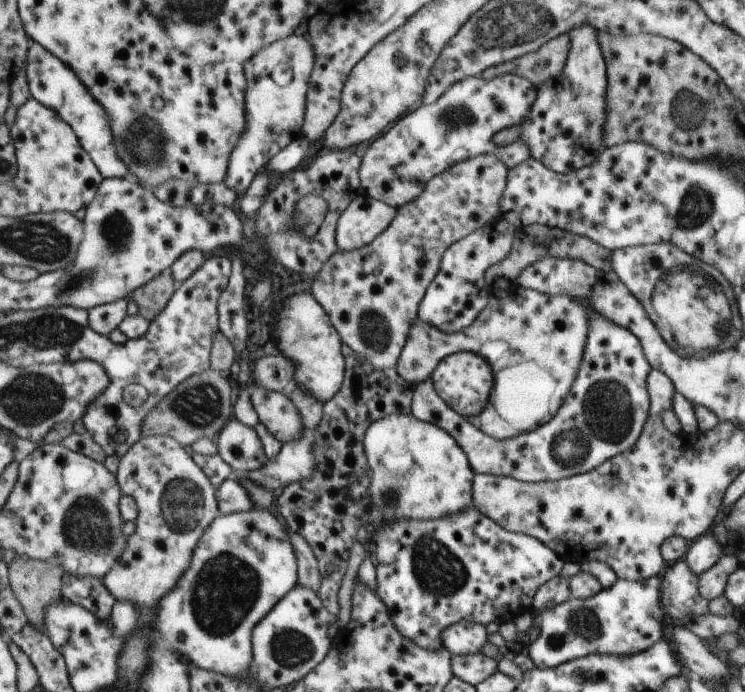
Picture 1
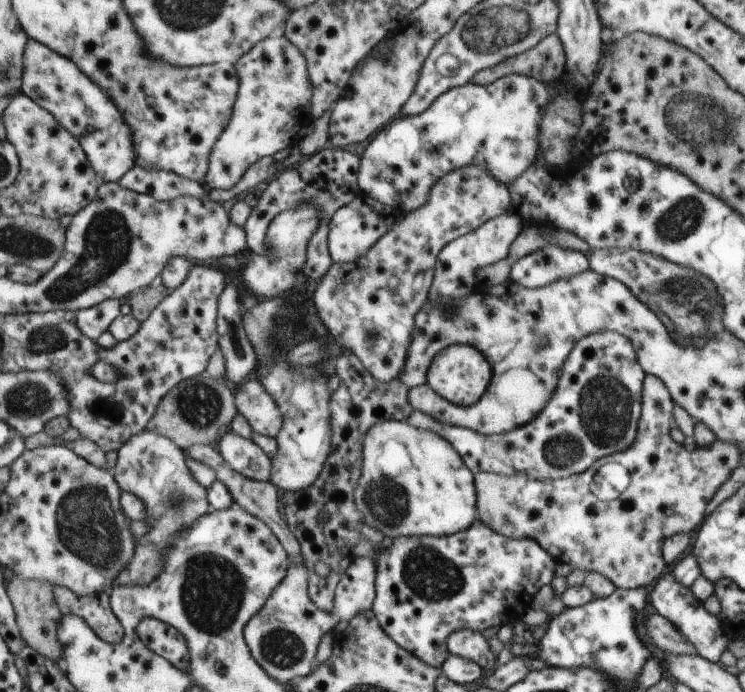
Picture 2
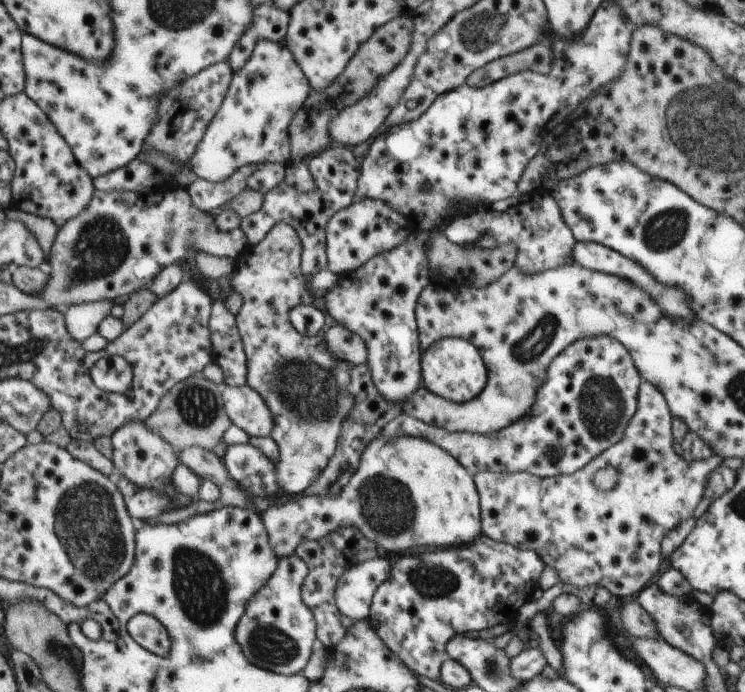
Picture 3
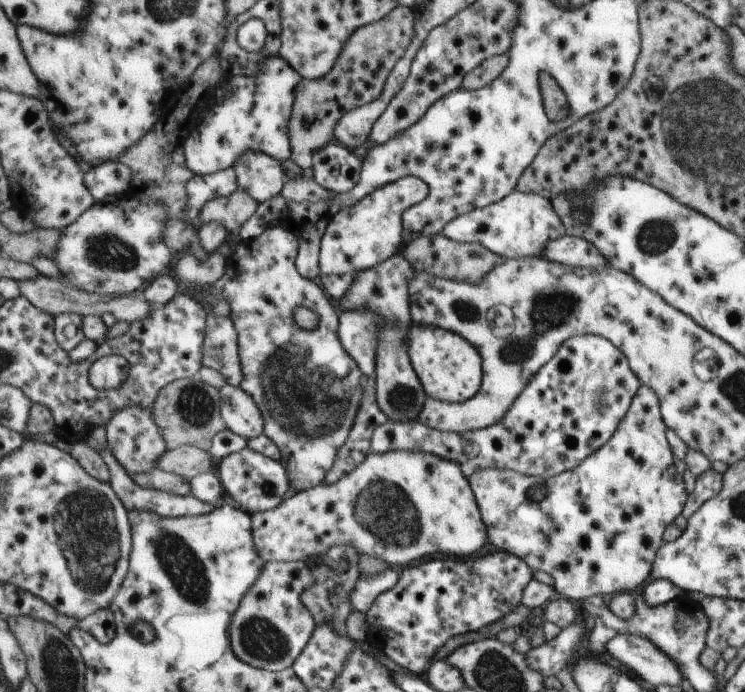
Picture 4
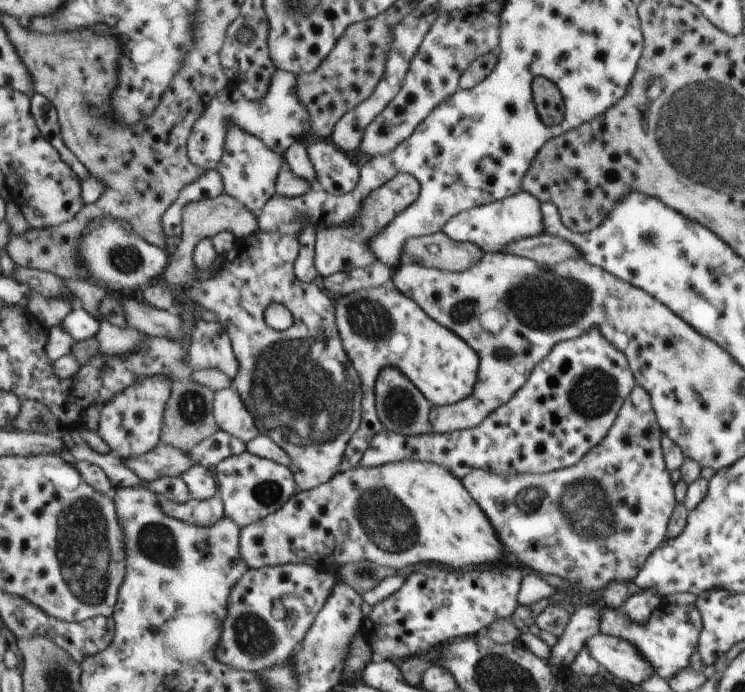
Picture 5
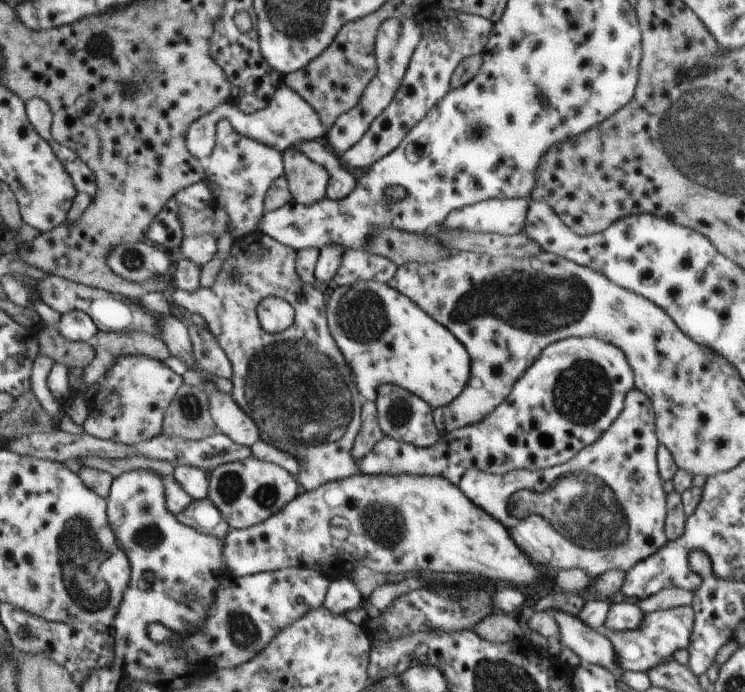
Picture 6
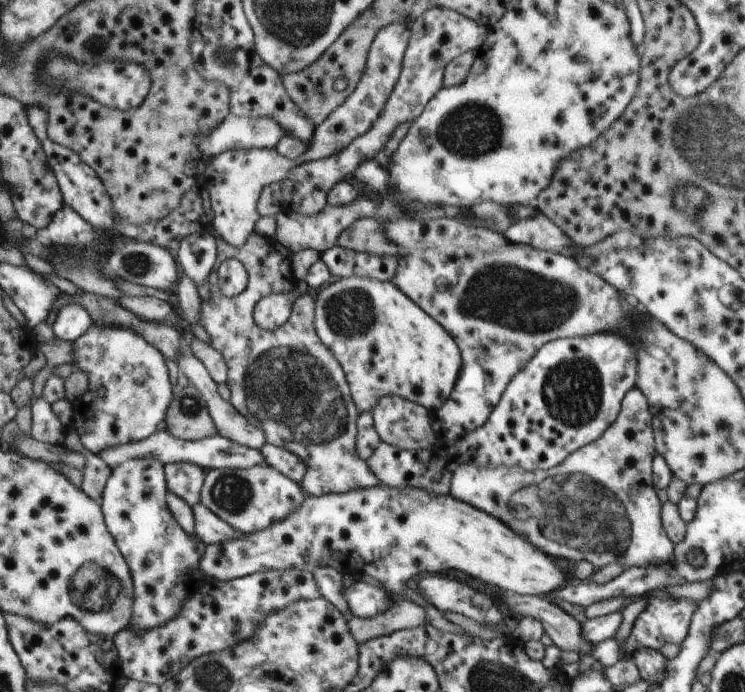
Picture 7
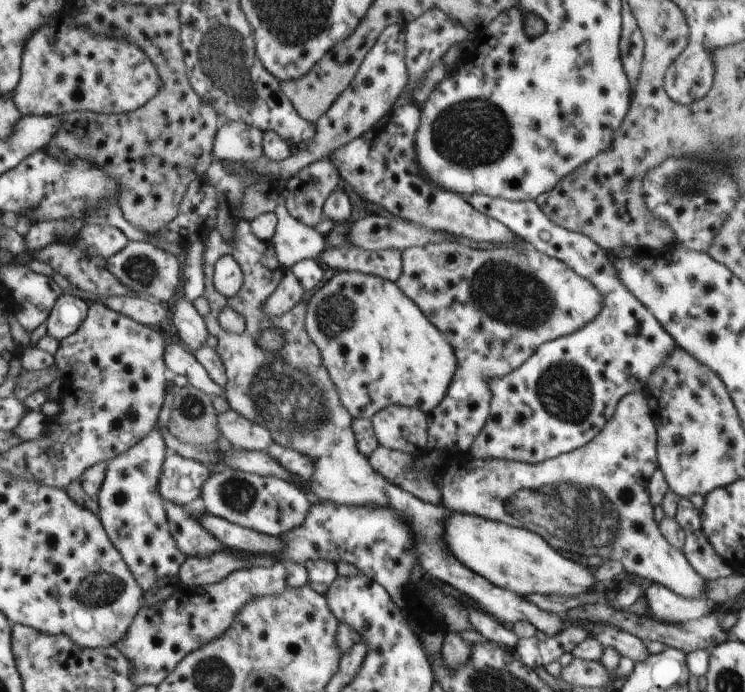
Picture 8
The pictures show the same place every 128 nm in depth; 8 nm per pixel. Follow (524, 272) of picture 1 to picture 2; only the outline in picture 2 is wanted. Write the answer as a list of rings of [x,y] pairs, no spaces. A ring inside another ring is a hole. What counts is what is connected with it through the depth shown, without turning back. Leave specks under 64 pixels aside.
[[[555,243],[543,246],[513,263],[509,280],[519,286],[543,288],[559,278],[577,276],[589,270],[589,263],[581,252],[559,248]]]

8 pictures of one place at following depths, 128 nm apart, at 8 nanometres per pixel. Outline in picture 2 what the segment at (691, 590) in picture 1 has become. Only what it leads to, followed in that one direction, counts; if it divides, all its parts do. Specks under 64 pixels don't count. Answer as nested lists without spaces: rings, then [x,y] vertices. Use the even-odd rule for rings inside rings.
[[[666,574],[665,577],[659,578],[655,586],[649,589],[648,610],[662,616],[669,624],[673,624],[673,628],[685,640],[691,642],[695,648],[695,655],[715,663],[726,649],[727,638],[723,634],[720,619],[705,610],[703,603],[693,596],[690,586],[681,586],[681,582],[675,582],[673,574]]]

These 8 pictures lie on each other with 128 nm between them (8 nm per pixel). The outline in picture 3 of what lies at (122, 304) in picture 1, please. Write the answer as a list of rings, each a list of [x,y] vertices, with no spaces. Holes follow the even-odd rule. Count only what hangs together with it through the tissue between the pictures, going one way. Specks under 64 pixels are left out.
[[[105,299],[71,306],[64,311],[69,334],[75,340],[85,342],[93,334],[99,333],[101,322],[109,316],[111,307],[117,302]]]

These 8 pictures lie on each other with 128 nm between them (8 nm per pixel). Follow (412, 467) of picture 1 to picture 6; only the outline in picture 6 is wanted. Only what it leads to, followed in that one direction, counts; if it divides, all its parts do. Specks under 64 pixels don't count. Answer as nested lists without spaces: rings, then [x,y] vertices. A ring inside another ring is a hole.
[[[353,474],[333,482],[325,482],[319,489],[303,491],[291,498],[279,513],[258,525],[245,529],[228,529],[223,542],[223,564],[233,577],[249,576],[263,571],[289,567],[317,570],[330,580],[340,578],[348,567],[365,565],[373,572],[409,574],[409,572],[437,572],[437,574],[469,574],[513,586],[534,587],[543,572],[515,546],[506,527],[492,519],[482,507],[471,502],[447,478],[429,474]]]

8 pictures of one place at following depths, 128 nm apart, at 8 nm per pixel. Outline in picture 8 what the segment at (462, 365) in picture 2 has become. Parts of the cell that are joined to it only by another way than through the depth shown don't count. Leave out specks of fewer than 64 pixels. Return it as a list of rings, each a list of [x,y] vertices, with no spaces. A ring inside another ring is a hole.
[[[336,271],[323,286],[318,286],[313,292],[308,293],[306,302],[306,318],[303,323],[303,328],[305,328],[307,334],[310,336],[311,342],[318,347],[319,356],[323,358],[323,368],[327,370],[327,376],[331,378],[335,390],[338,391],[339,399],[342,400],[342,405],[346,407],[352,420],[370,419],[378,410],[395,404],[397,406],[417,407],[424,413],[430,413],[442,401],[447,386],[451,382],[451,377],[455,372],[455,364],[457,364],[455,354],[453,354],[453,348],[447,344],[447,340],[443,338],[443,334],[423,316],[419,307],[403,294],[399,286],[391,284],[390,281],[383,280],[378,276],[371,276],[354,271]]]

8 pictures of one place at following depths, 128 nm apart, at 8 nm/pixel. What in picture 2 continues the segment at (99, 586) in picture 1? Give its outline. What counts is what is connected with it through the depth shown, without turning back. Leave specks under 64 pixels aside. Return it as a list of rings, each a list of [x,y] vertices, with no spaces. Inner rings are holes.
[[[56,585],[53,592],[64,616],[75,614],[85,618],[87,624],[106,642],[119,644],[123,640],[125,629],[111,606],[111,591],[103,590],[81,598],[67,586]]]

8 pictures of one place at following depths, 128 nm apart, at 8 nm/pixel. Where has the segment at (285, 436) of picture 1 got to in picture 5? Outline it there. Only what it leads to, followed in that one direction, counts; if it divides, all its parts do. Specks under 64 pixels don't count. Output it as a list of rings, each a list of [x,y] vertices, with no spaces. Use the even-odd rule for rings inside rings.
[[[233,386],[215,391],[214,420],[219,428],[246,443],[259,435],[255,418]]]

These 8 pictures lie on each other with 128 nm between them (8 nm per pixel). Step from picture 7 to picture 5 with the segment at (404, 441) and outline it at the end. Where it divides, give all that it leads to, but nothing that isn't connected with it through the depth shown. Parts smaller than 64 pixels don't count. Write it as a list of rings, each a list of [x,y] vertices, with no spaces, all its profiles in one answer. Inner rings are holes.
[[[383,368],[382,373],[374,382],[374,405],[379,422],[385,430],[397,432],[397,434],[407,434],[407,436],[432,432],[431,423],[428,419],[431,409],[430,402],[416,386],[411,384],[409,378],[405,378],[395,368]]]

